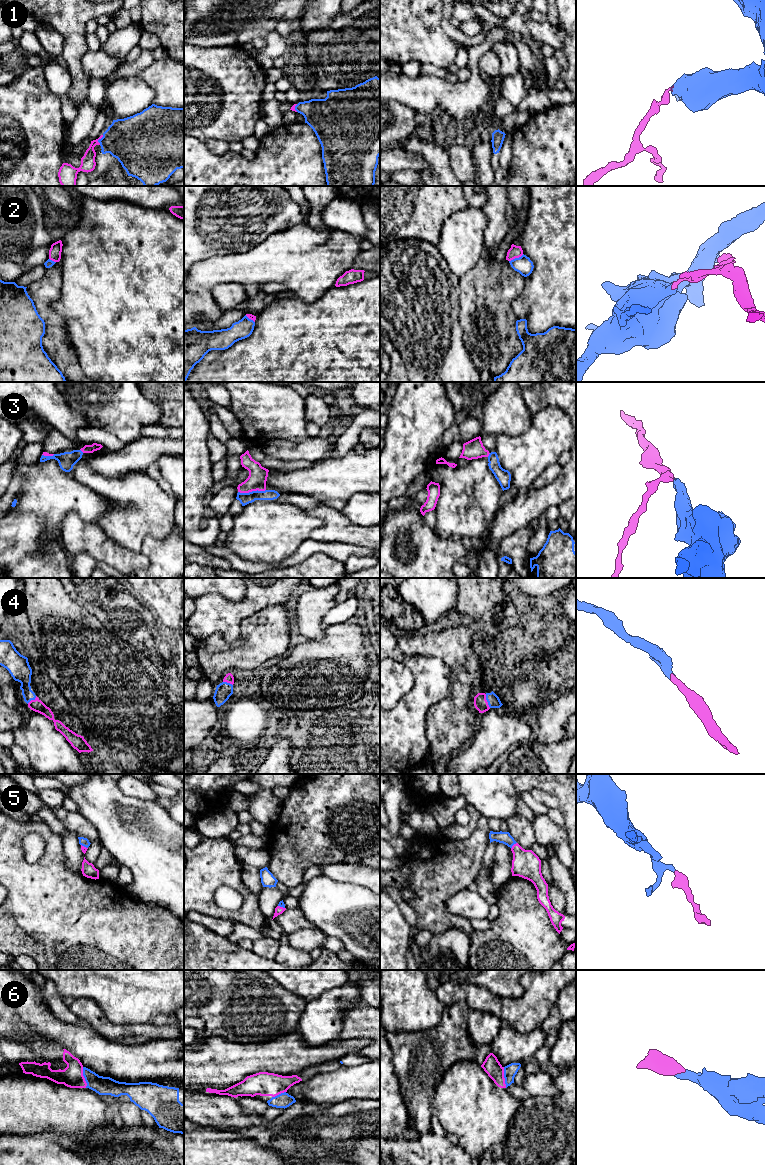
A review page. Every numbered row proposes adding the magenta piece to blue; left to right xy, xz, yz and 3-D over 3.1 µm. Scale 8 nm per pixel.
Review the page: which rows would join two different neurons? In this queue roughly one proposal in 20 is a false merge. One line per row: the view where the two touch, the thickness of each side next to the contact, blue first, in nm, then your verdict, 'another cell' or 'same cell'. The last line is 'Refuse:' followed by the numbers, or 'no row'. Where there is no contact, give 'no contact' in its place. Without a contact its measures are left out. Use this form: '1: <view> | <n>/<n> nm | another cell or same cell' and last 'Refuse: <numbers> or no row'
1: xy | 360/120 nm | same cell
2: yz | 140/100 nm | another cell
3: xz | 100/150 nm | same cell
4: yz | 100/110 nm | same cell
5: yz | 100/220 nm | same cell
6: xy | 140/180 nm | same cell
Refuse: 2

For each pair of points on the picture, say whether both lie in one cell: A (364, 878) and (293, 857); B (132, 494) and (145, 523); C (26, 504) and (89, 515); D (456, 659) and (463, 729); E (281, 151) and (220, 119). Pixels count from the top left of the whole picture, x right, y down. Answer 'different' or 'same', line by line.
A: different
B: same
C: same
D: same
E: different

